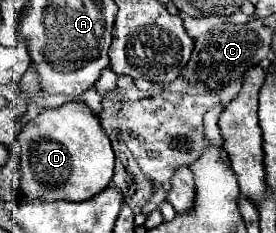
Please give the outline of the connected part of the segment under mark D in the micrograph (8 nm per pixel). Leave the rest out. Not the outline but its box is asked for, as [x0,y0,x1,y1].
[20,101,114,201]

